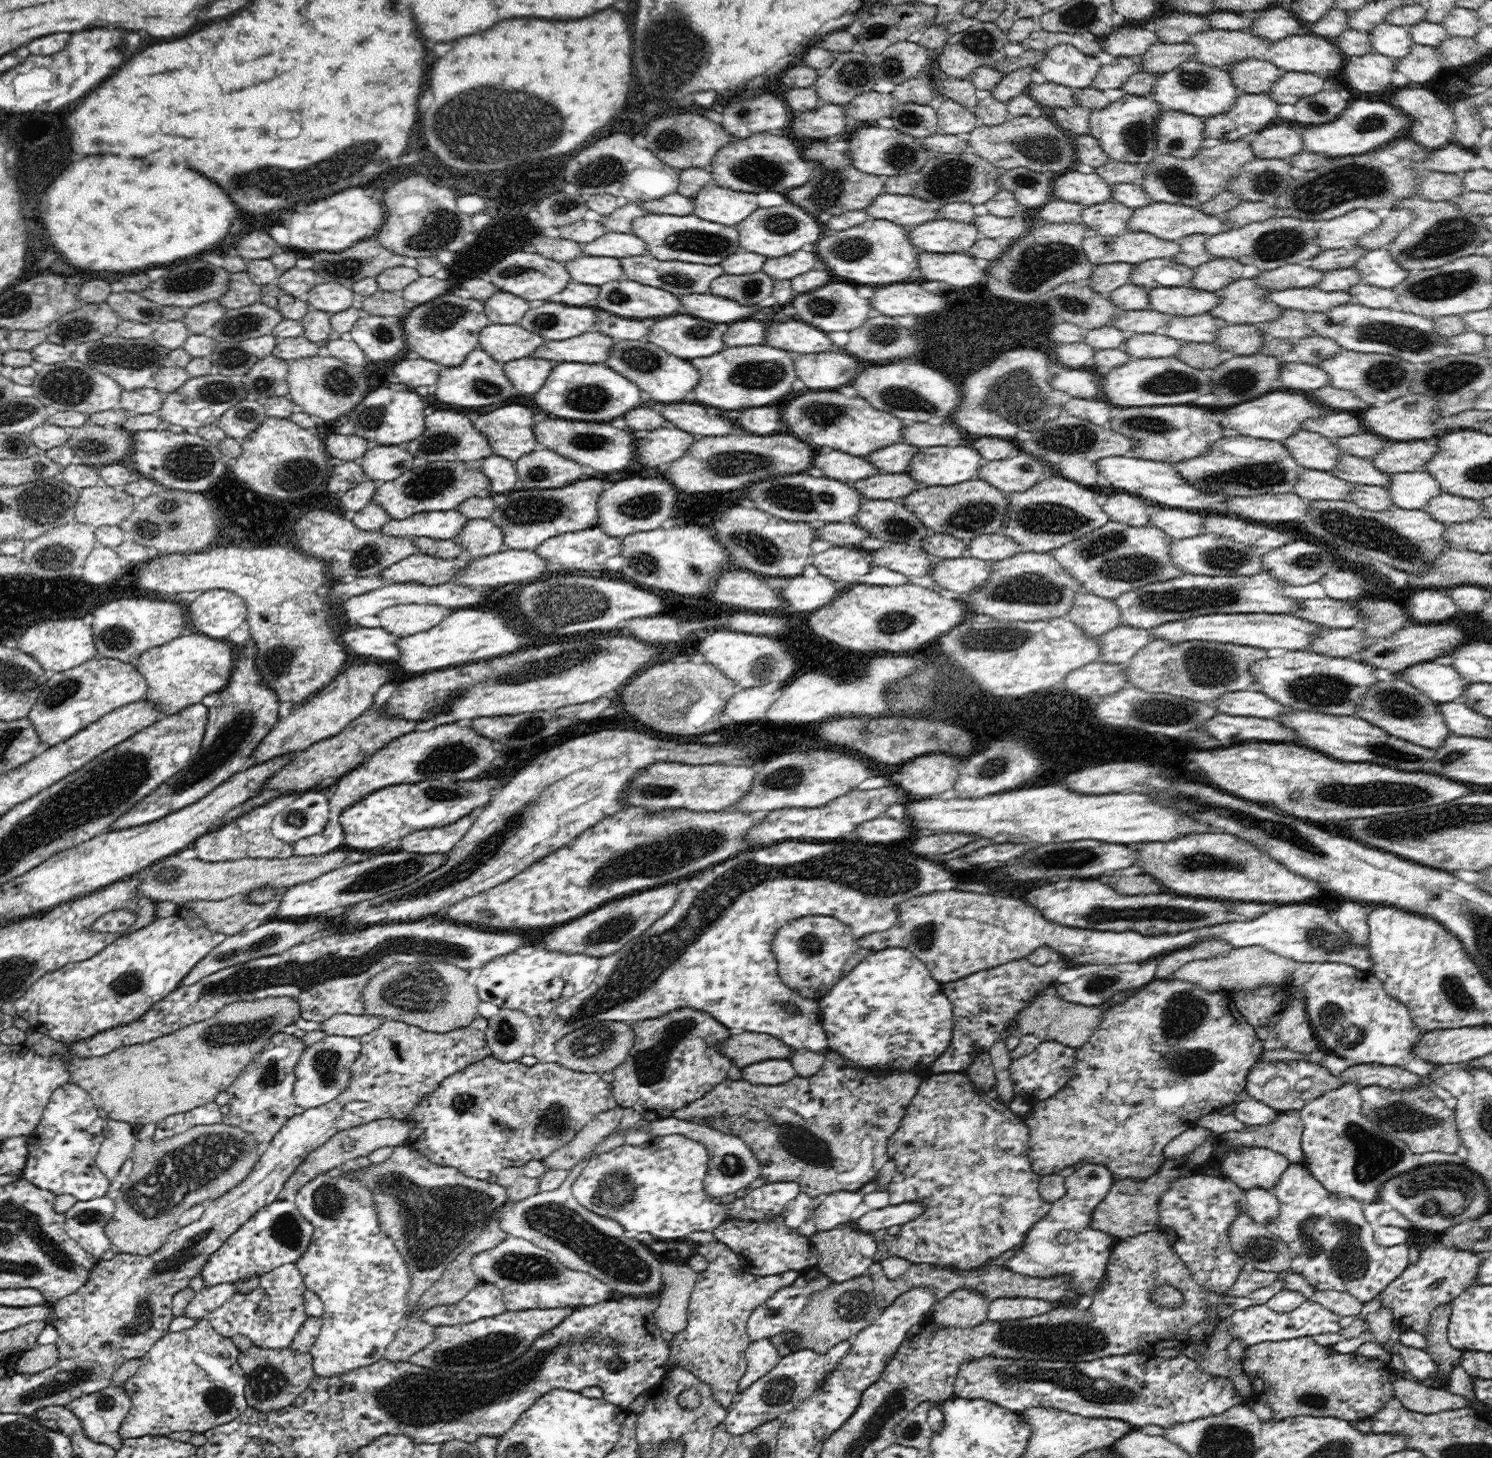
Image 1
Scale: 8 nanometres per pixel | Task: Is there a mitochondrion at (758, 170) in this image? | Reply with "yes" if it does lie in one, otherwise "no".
yes

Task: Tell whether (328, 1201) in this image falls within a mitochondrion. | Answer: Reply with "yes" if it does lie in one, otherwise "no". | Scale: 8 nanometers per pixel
yes

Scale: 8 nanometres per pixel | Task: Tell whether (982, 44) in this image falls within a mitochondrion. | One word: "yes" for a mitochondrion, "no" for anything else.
yes

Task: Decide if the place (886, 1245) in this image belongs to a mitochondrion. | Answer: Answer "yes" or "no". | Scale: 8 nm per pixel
no

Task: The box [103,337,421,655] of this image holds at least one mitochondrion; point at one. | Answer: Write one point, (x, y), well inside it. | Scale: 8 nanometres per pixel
(188, 463)

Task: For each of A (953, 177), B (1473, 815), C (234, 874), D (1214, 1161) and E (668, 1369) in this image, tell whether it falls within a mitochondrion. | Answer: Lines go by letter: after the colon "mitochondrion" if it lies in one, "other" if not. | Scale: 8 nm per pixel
A: mitochondrion
B: mitochondrion
C: other
D: other
E: other

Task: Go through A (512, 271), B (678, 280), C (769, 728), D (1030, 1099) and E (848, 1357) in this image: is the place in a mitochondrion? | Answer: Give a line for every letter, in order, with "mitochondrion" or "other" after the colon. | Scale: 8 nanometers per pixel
A: mitochondrion
B: mitochondrion
C: other
D: other
E: other

